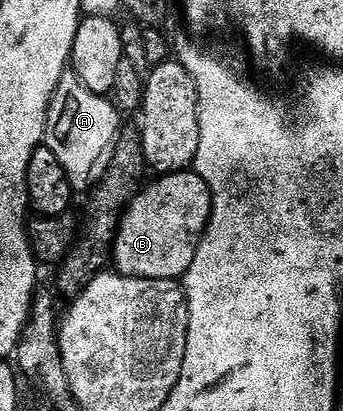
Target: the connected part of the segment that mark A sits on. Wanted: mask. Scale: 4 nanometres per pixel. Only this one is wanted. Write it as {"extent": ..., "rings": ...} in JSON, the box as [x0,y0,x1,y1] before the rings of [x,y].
{"extent":[45,72,121,192],"rings":[[[74,72],[63,75],[51,97],[47,109],[47,133],[45,145],[61,160],[61,168],[65,168],[65,176],[69,176],[72,191],[90,192],[103,181],[111,166],[111,158],[115,154],[115,143],[119,141],[121,127],[119,127],[120,111],[110,97],[89,92],[83,81]]]}

